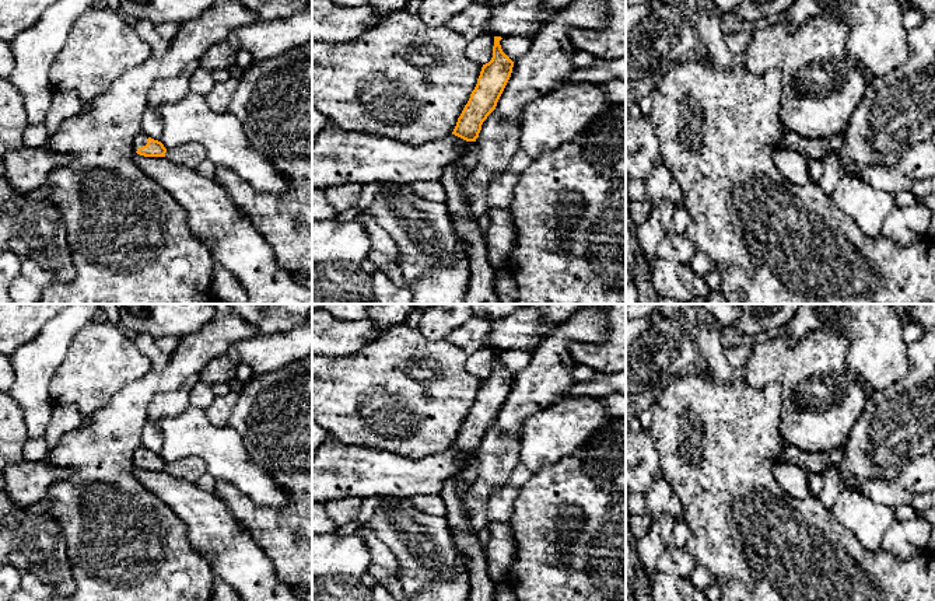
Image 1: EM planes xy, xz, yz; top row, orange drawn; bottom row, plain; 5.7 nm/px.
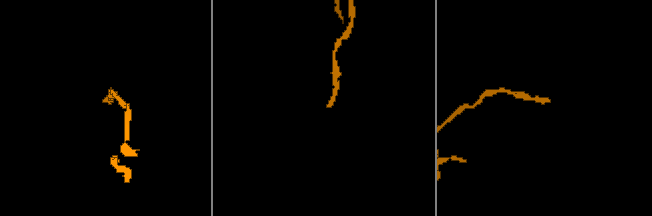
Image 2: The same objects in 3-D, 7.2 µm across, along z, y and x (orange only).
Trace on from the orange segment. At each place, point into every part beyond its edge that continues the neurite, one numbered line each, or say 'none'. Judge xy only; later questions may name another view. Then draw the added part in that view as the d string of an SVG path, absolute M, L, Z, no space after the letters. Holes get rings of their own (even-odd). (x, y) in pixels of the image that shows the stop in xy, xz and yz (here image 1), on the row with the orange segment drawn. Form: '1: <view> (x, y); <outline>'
1: xy (140, 140); M143 130L136 136L133 143L134 153L137 151L139 147L143 147L147 144L147 139L148 136Z

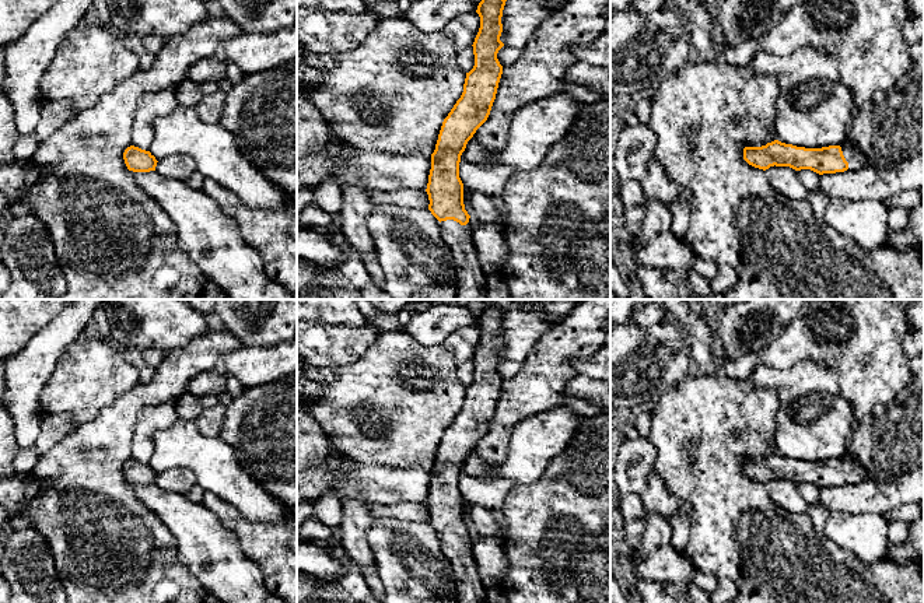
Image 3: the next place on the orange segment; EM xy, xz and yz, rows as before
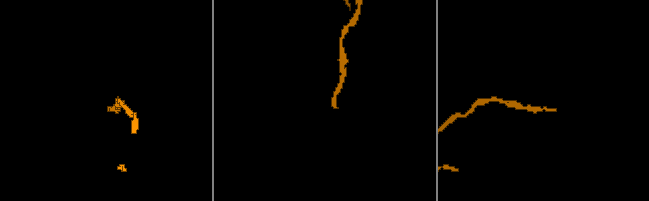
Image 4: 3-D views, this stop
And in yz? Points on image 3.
1: yz (856, 158); M846 141L840 147L846 161L848 162L848 169L857 171L857 169L867 168L865 155L861 151L858 151L853 144Z

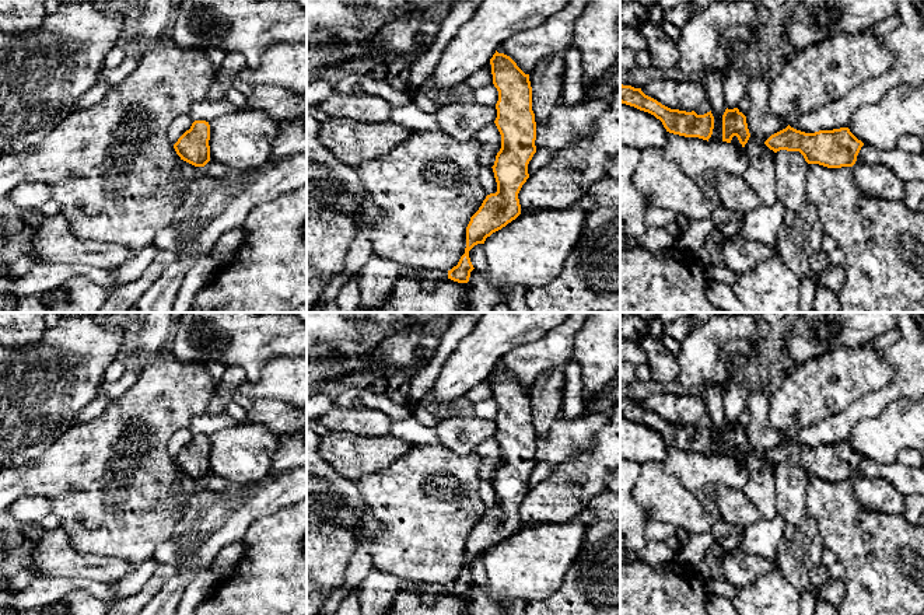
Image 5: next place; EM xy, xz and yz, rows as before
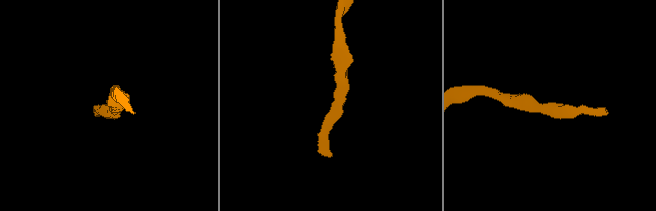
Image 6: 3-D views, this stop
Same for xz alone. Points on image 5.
none

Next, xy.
none

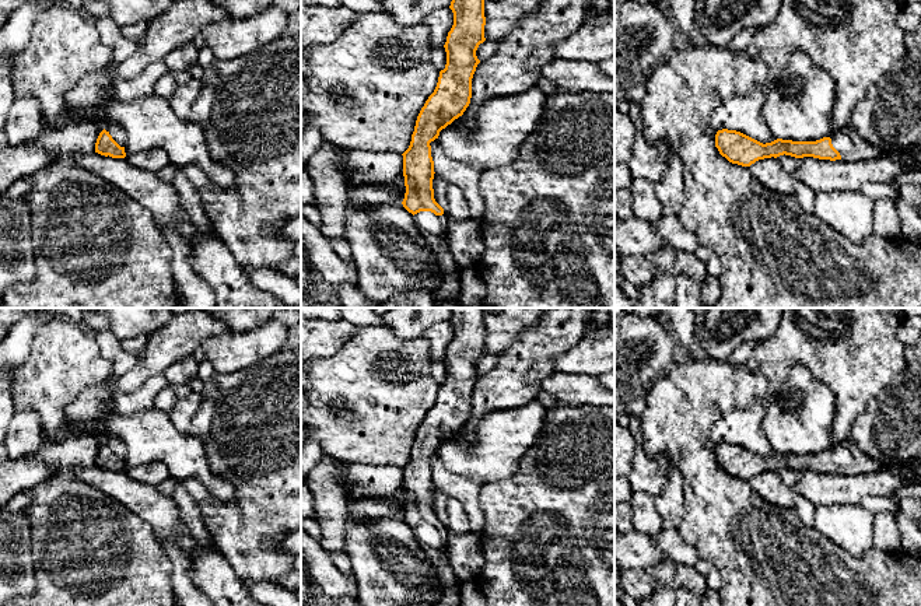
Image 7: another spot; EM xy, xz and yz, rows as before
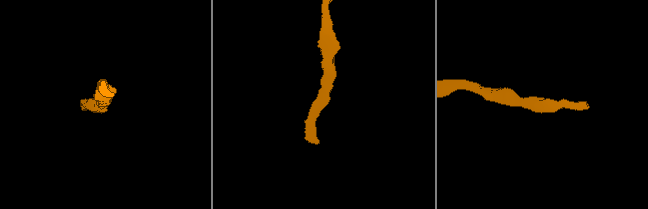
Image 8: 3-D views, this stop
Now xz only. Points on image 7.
1: xz (431, 227); M420 211L413 216L419 232L434 252L441 274L440 286L434 294L435 305L454 302L459 305L460 267L454 260L447 241L449 221L445 216L435 216L431 211Z

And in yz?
1: yz (851, 147); M834 130L830 134L833 147L840 153L843 161L875 160L894 150L882 150L871 146L861 139L854 130Z

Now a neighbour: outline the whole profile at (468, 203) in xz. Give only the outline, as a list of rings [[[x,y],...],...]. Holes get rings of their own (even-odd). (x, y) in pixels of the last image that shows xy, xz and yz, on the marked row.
[[[438,139],[430,143],[434,172],[449,185],[458,186],[459,192],[447,193],[447,207],[444,210],[449,224],[466,220],[480,221],[484,211],[484,200],[480,195],[480,175],[484,171],[477,164],[463,164],[449,160],[440,146]]]

